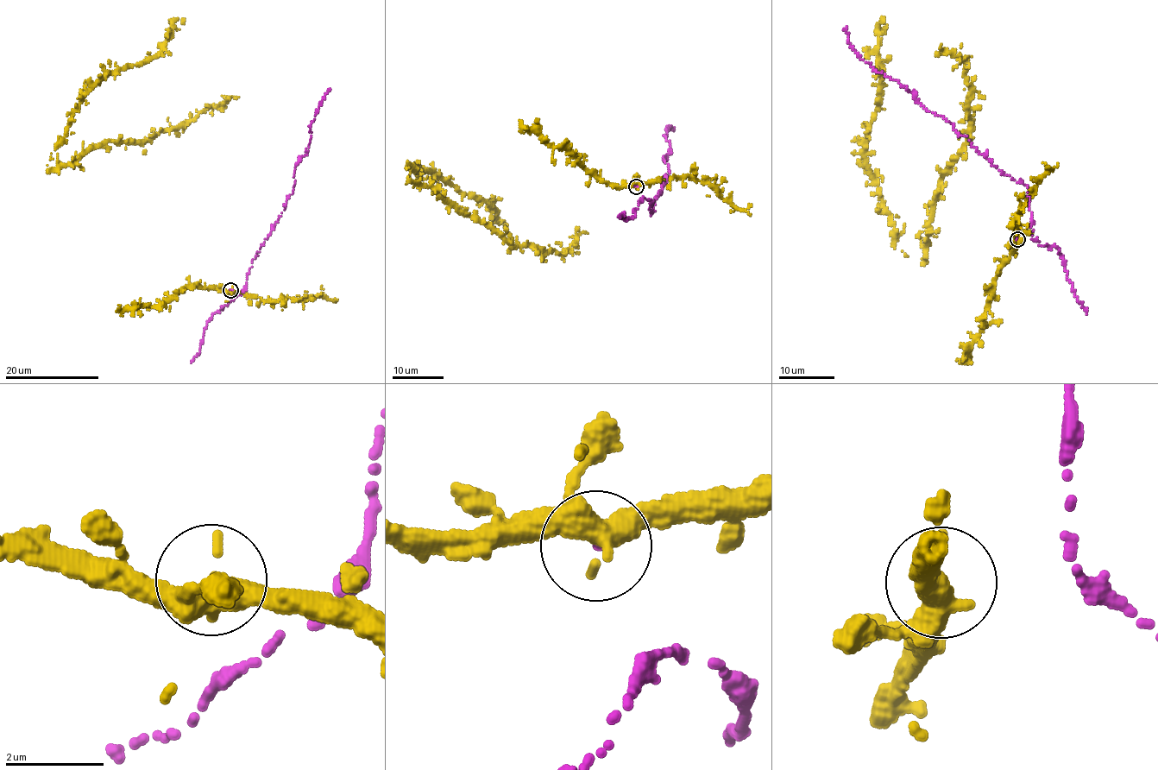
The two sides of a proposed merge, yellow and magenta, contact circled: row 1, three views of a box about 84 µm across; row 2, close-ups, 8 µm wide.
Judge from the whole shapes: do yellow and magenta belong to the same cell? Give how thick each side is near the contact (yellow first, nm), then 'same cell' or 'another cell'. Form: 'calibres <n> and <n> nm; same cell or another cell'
calibres 320 and 90 nm; same cell

